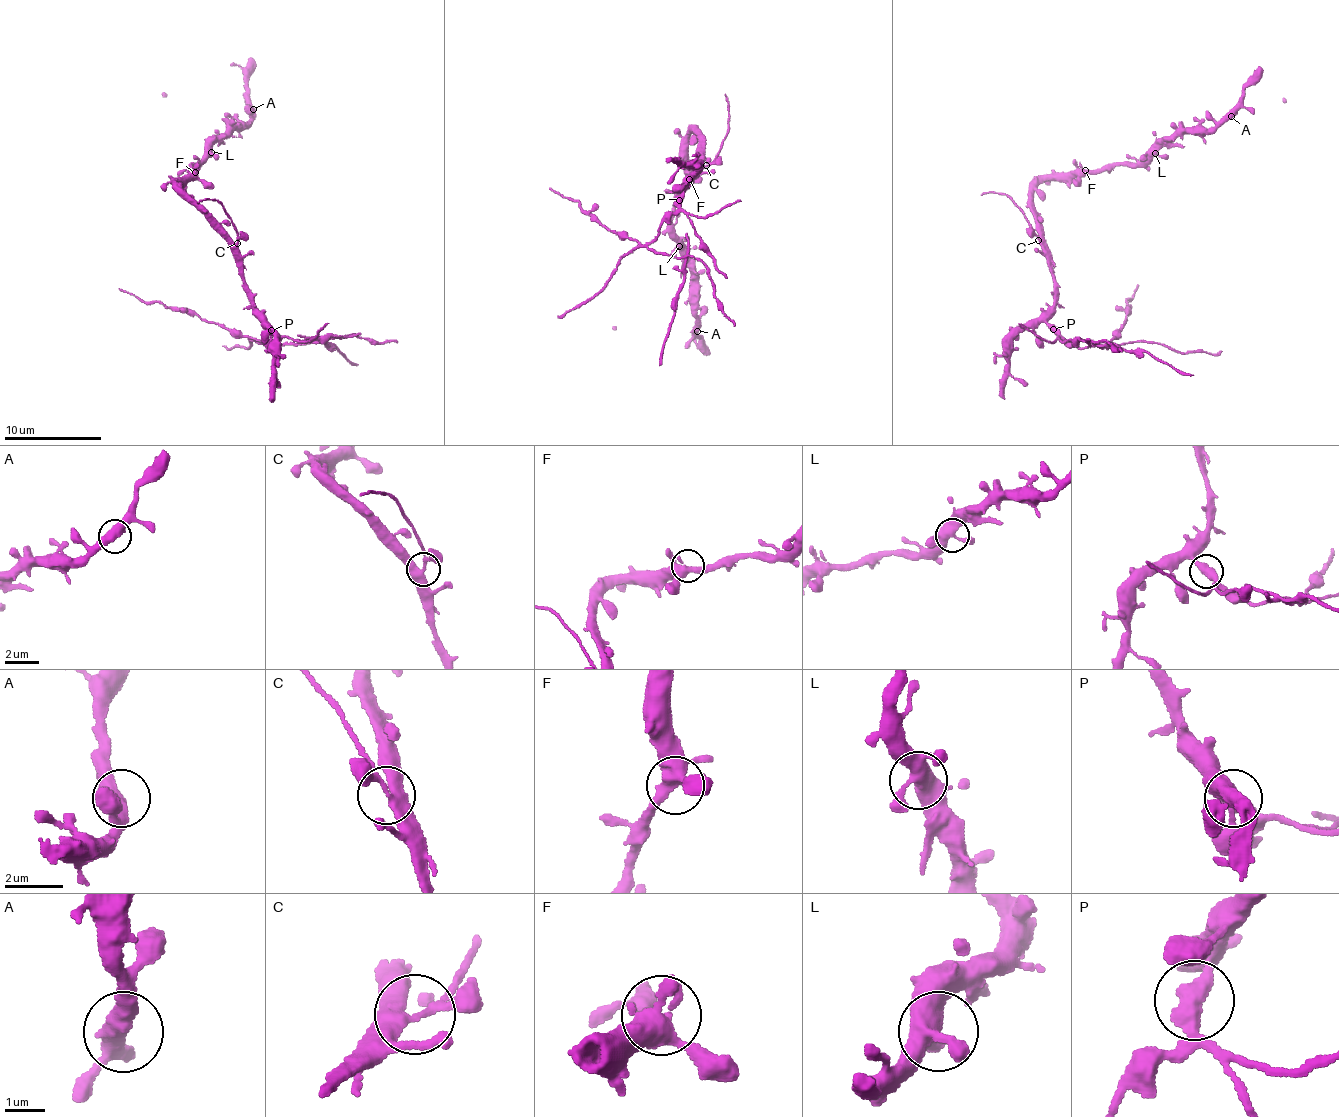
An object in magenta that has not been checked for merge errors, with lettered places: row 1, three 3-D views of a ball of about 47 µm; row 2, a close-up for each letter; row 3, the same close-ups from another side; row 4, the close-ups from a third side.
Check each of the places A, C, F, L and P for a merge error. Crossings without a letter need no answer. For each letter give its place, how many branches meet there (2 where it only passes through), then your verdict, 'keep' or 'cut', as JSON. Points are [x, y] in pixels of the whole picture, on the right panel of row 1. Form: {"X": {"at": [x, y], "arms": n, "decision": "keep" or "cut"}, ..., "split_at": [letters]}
{"A": {"at": [1231, 116], "arms": 2, "decision": "keep"}, "C": {"at": [1038, 240], "arms": 4, "decision": "cut"}, "F": {"at": [1085, 170], "arms": 4, "decision": "keep"}, "L": {"at": [1155, 153], "arms": 4, "decision": "keep"}, "P": {"at": [1053, 329], "arms": 2, "decision": "cut"}, "split_at": ["C", "P"]}

